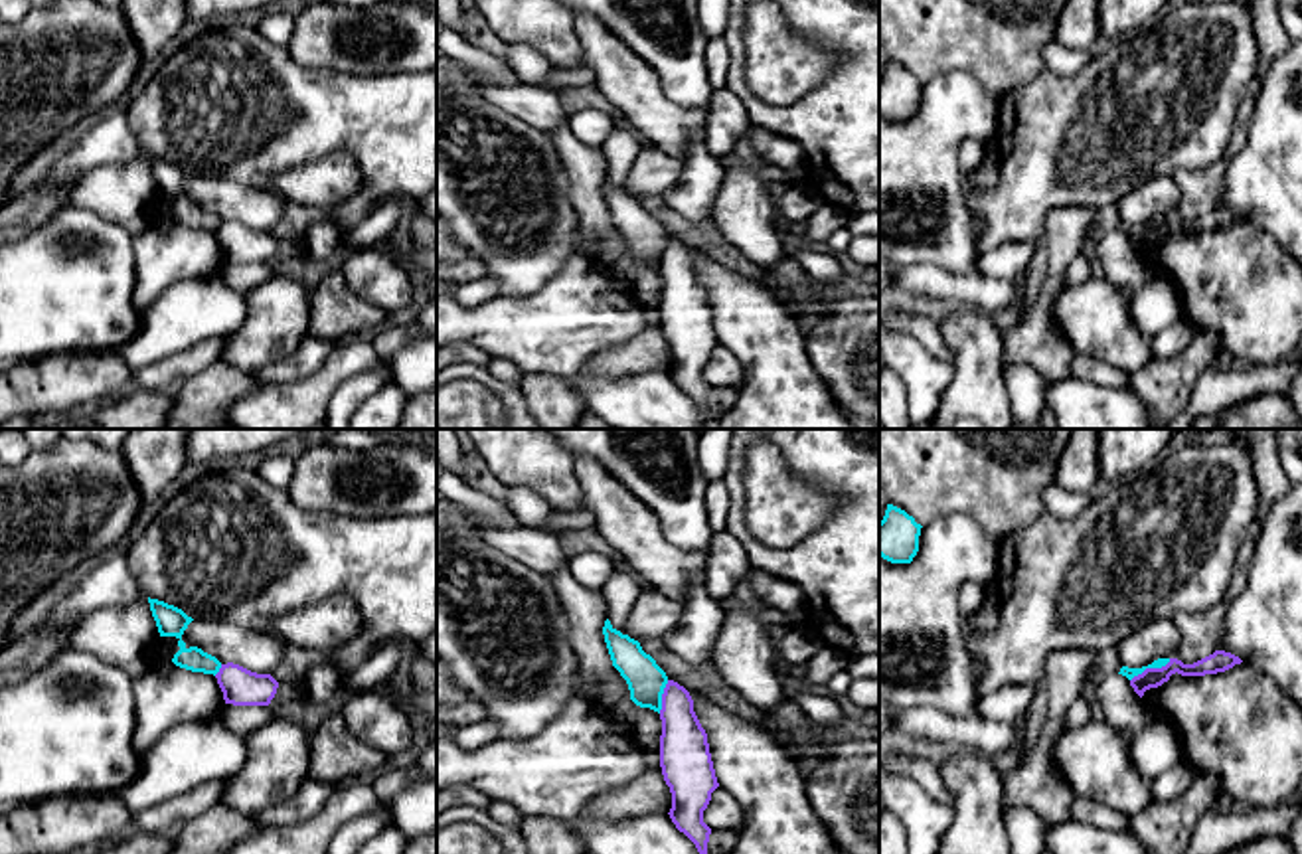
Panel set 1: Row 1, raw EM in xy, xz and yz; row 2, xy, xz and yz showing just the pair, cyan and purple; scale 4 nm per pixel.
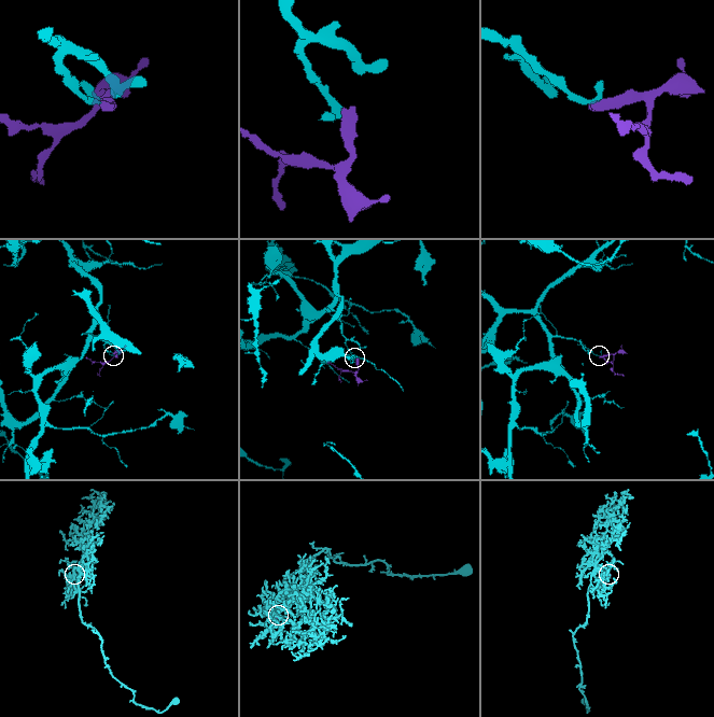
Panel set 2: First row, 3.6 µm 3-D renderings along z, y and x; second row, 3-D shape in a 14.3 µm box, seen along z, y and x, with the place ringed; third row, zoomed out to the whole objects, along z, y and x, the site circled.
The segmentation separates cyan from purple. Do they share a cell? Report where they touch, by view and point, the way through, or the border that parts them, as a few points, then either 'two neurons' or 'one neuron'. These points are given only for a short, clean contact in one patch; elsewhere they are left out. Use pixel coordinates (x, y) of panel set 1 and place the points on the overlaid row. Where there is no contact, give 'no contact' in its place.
yz (1150, 667) | along yz (1170, 659), (1160, 667), (1146, 667), (1131, 681) | two neurons

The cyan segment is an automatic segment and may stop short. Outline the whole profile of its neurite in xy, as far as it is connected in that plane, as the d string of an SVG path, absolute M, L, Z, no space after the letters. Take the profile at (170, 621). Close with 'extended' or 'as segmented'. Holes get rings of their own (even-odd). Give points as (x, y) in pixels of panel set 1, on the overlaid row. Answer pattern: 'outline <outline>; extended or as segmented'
outline M148 597L148 603L160 637L178 639L180 650L174 654L172 662L192 672L203 672L215 676L221 668L221 662L198 646L188 648L186 642L182 640L184 631L194 619L188 617L182 609L168 605L164 601Z; as segmented

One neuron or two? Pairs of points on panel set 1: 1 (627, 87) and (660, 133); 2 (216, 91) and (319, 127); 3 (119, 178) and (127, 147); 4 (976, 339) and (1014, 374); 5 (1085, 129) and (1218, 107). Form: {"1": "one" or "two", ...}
{"1": "one", "2": "one", "3": "two", "4": "two", "5": "one"}

